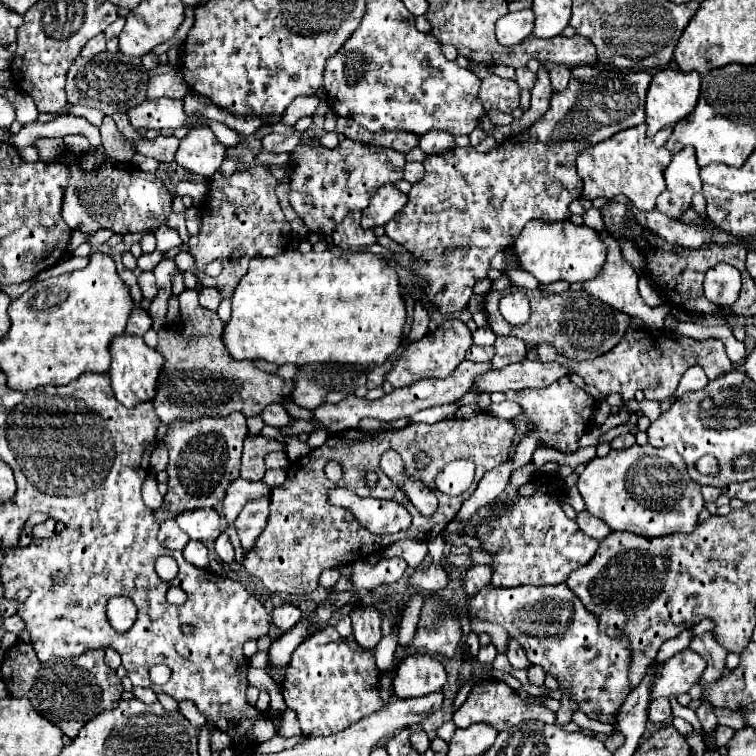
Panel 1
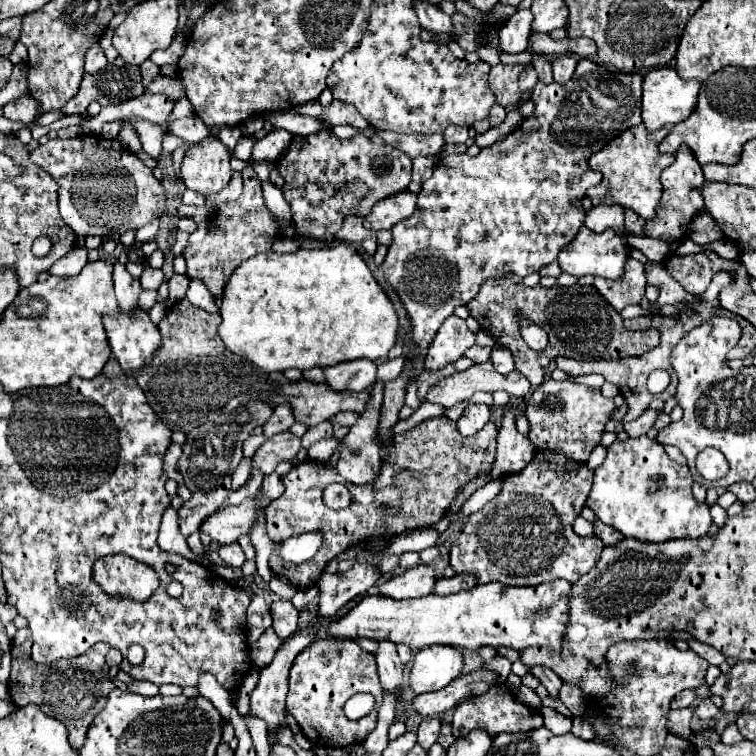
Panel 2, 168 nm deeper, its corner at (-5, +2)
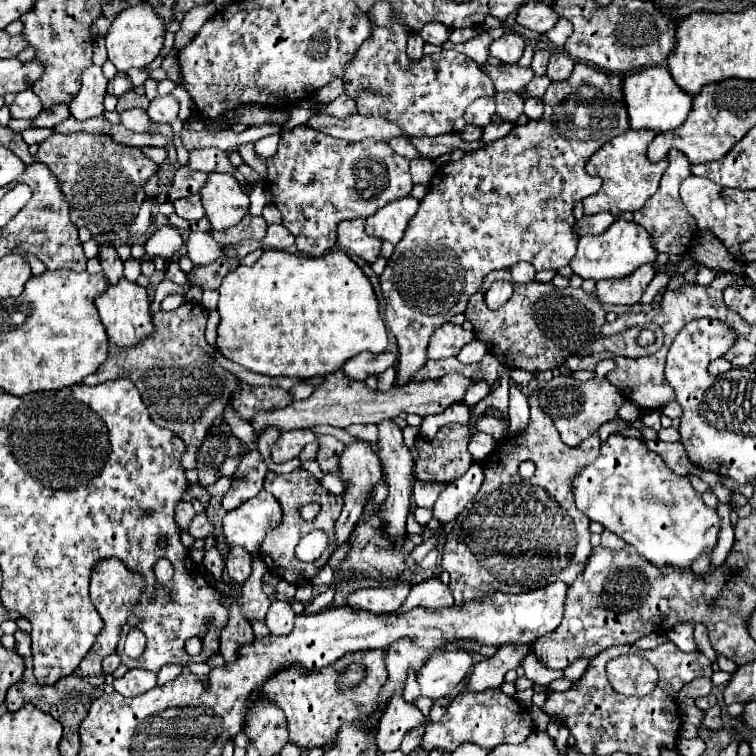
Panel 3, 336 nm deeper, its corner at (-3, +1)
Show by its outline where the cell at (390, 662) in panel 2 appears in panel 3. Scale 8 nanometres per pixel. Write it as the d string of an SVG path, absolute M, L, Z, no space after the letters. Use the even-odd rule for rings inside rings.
M396 695L388 707L382 713L382 719L378 723L378 733L376 733L376 743L380 753L396 751L402 743L402 737L406 731L424 725L428 719L422 715L420 709L408 705L400 695Z

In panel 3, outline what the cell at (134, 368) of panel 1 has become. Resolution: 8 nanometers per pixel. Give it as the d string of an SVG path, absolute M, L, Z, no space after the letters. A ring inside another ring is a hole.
M126 277L120 279L120 283L116 283L116 287L108 285L108 289L104 293L100 293L94 299L100 319L106 327L108 339L116 345L136 345L142 339L146 339L148 335L152 335L154 325L152 325L152 317L150 317L150 299L148 299L148 291L132 281L128 281Z

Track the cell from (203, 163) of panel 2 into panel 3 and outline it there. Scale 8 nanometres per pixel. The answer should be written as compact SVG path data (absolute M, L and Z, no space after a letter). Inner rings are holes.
M210 173L210 179L202 187L200 195L212 231L222 231L240 223L250 207L248 195L228 173Z

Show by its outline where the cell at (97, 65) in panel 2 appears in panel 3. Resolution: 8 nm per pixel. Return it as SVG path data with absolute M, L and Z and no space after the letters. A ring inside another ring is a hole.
M90 65L82 77L82 89L70 103L70 113L78 121L104 115L104 97L106 97L106 77L102 67Z

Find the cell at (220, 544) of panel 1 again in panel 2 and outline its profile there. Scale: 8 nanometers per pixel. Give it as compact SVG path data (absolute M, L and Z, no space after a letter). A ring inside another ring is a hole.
M238 542L220 546L220 558L224 560L226 566L232 566L232 568L240 568L244 564L244 560L246 560L244 558L244 552L242 552L242 548L240 548Z

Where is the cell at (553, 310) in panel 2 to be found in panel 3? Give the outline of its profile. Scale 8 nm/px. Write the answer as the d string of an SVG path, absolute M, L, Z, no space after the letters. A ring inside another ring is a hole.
M492 271L484 279L480 291L470 297L464 315L474 325L476 339L480 339L488 347L488 353L492 353L508 369L524 369L530 373L538 373L546 369L556 369L570 355L594 355L600 351L612 351L624 357L644 357L656 353L662 347L662 329L654 323L650 325L650 329L656 331L656 343L648 347L640 347L636 343L636 337L642 331L640 327L630 327L624 333L602 339L600 327L606 321L606 313L600 307L598 297L594 293L584 293L582 289L574 287L556 289L552 283L538 281L514 283L514 295L498 311L490 311L484 303L484 293L496 279L512 281L510 271Z

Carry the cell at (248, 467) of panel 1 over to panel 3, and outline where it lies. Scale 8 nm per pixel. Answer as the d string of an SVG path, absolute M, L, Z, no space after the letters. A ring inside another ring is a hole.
M296 429L282 433L272 449L272 461L274 463L286 463L290 459L296 459L306 443L312 443L316 435L310 429Z

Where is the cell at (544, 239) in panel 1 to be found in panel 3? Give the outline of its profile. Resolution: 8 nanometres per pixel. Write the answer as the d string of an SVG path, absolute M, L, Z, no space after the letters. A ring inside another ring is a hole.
M620 217L602 235L580 237L578 253L574 255L570 267L582 279L594 279L594 281L622 279L630 275L632 271L636 271L636 267L640 265L652 265L656 261L656 255L658 253L652 247L652 235L648 235L648 231L644 231L644 227L640 227L638 223L626 221Z

